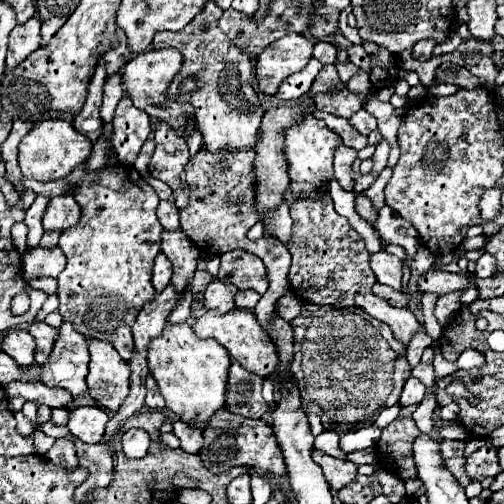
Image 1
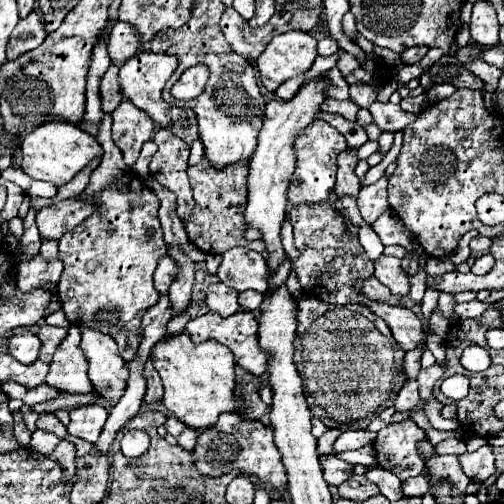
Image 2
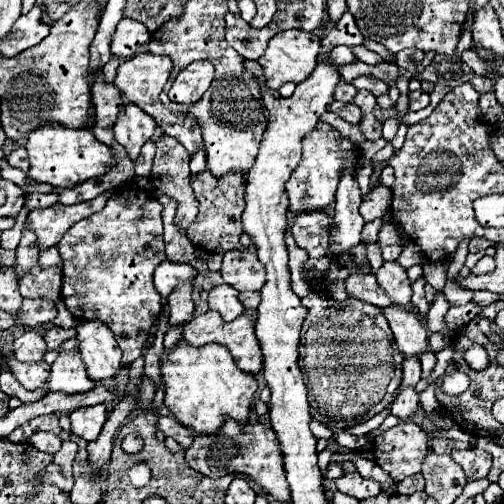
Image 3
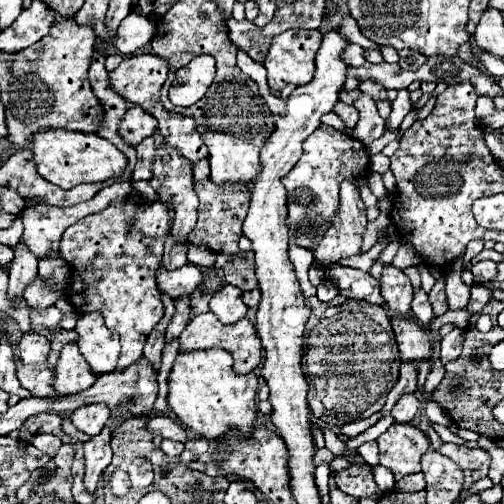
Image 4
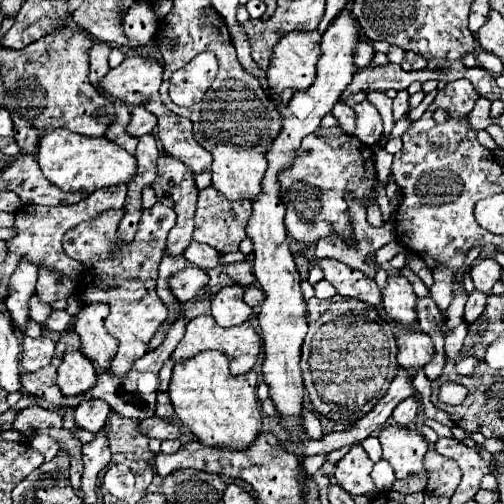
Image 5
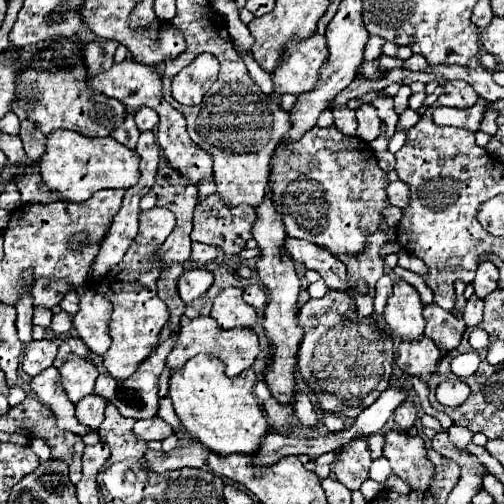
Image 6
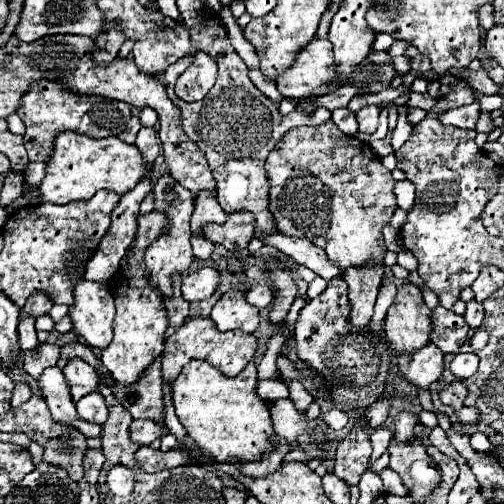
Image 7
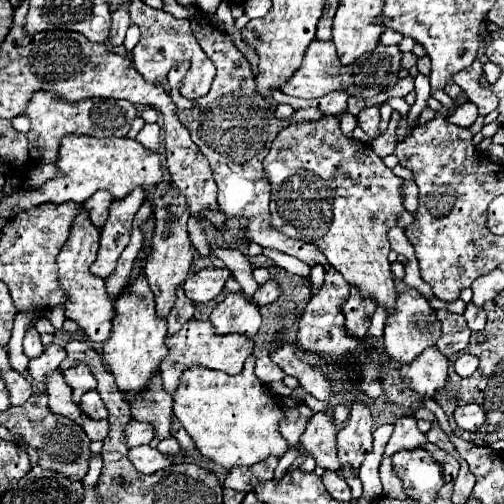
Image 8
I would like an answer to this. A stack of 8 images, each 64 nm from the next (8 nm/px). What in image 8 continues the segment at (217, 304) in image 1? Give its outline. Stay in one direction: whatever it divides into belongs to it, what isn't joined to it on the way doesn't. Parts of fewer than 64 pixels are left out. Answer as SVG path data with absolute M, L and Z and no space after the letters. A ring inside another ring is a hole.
M228 294L212 314L210 322L216 328L216 334L242 334L252 338L260 328L258 306L246 300L242 294Z

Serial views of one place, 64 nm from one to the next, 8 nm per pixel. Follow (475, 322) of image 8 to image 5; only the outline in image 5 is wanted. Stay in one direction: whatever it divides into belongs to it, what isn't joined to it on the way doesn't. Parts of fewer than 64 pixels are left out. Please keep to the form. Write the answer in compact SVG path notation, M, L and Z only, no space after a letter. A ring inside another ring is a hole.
M474 290L474 292L468 296L466 310L464 310L464 320L466 320L466 324L474 324L474 322L482 316L484 306L486 306L486 294Z

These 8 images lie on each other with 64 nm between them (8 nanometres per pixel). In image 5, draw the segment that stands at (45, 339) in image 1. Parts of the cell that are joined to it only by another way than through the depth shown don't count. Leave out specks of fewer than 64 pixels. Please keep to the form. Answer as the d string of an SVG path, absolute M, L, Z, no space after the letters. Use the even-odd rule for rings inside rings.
M64 332L64 334L60 336L60 340L56 342L56 354L54 354L54 358L52 358L52 364L54 364L54 366L60 366L60 360L62 360L64 352L66 352L68 348L80 350L78 334L74 334L74 332Z

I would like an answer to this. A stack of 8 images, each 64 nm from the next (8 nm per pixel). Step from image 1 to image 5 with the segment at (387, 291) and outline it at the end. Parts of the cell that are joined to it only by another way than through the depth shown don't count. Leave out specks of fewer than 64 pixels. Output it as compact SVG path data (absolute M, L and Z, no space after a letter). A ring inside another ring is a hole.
M310 254L310 264L322 268L324 280L328 280L340 296L352 296L362 302L368 302L370 306L378 306L382 302L376 282L364 276L362 272L348 268L338 260L328 260L328 258L316 260L312 254Z

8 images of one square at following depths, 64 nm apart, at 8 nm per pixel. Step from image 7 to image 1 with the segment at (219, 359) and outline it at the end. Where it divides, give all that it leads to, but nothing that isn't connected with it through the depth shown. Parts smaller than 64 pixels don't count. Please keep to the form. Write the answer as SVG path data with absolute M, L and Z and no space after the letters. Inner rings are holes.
M208 310L204 316L200 316L198 320L194 320L192 326L194 334L198 338L214 338L218 340L232 358L236 358L248 372L254 372L258 376L270 376L274 372L274 368L278 366L278 352L276 346L270 342L270 338L266 336L264 328L260 328L256 316L252 312L244 312L244 310L232 310L228 314L220 314L216 310Z

